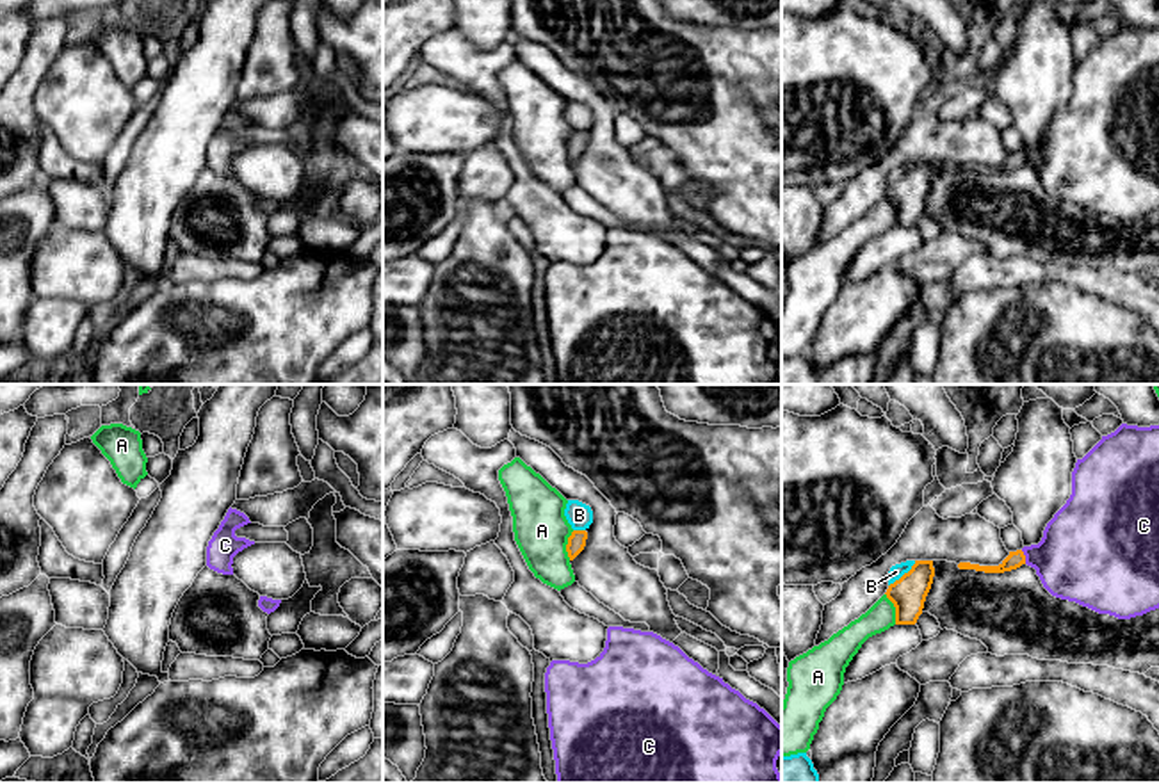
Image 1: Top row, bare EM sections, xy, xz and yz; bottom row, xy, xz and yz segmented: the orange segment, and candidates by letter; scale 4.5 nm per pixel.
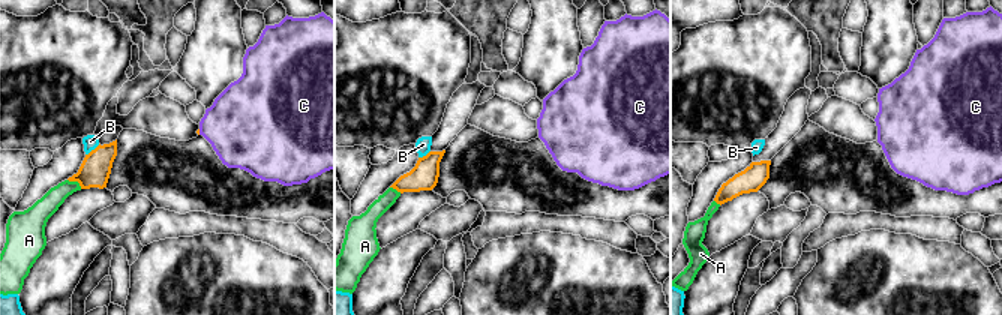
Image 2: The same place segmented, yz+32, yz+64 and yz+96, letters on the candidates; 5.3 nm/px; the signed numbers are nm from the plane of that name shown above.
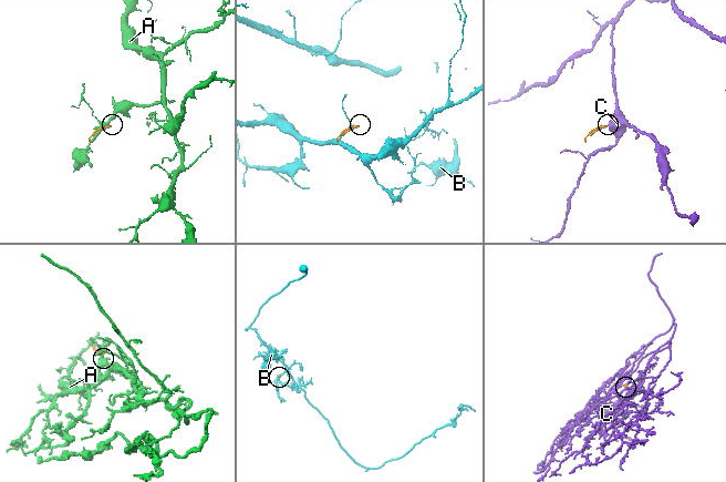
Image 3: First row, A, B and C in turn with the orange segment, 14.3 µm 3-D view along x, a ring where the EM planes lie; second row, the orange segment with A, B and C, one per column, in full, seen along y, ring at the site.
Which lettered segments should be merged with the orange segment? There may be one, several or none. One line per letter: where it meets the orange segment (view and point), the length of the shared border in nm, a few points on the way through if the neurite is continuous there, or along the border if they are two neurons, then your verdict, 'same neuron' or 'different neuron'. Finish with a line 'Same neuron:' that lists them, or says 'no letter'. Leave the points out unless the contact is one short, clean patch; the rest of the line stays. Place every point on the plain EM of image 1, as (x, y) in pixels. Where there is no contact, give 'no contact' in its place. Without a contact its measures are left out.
A: yz (896, 210) | 150 nm | different neuron
B: yz (905, 175) | 170 nm | different neuron
C: yz (1024, 159) | 70 nm | along yz (1021, 152), (1026, 164) | different neuron
Same neuron: no letter

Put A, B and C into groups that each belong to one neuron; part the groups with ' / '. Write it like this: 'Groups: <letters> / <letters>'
Groups: A / B / C

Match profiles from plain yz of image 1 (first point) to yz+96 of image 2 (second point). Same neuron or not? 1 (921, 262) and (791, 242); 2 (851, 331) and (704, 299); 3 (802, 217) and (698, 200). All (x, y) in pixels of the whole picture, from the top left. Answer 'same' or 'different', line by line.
1: different
2: same
3: different

